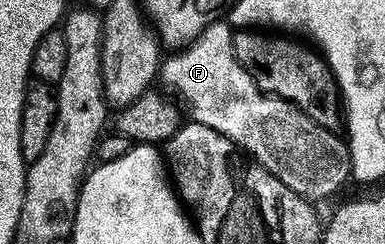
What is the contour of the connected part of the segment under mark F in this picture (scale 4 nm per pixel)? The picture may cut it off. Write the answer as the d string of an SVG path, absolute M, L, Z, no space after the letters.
M230 21L211 22L192 42L168 53L171 55L162 59L158 81L164 82L169 89L176 90L187 101L187 110L191 113L190 121L205 124L213 128L213 132L234 142L244 155L250 156L270 174L280 178L293 192L308 200L327 198L330 194L337 193L351 178L351 154L347 151L346 141L340 135L338 138L335 130L327 130L314 122L308 114L301 112L291 102L259 90L249 72L241 68L233 52L232 33Z

